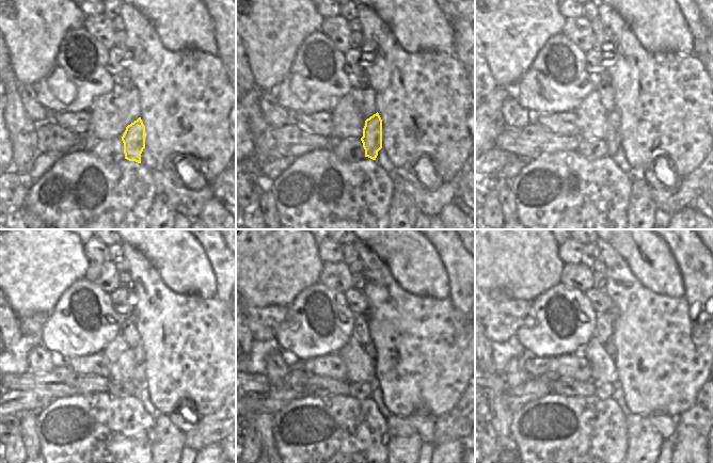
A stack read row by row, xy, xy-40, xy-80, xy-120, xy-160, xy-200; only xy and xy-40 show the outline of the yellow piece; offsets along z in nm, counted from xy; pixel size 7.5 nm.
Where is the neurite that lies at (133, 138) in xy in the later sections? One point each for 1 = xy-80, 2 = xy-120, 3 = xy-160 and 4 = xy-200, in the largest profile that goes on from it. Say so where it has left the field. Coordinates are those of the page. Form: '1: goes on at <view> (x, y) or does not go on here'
1: goes on at xy-80 (613, 139)
2: goes on at xy-120 (139, 355)
3: goes on at xy-160 (369, 348)
4: goes on at xy-200 (609, 347)

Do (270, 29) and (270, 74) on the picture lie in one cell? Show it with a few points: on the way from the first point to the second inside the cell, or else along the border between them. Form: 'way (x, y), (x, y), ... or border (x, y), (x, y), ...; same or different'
way (270, 40), (270, 63); same

